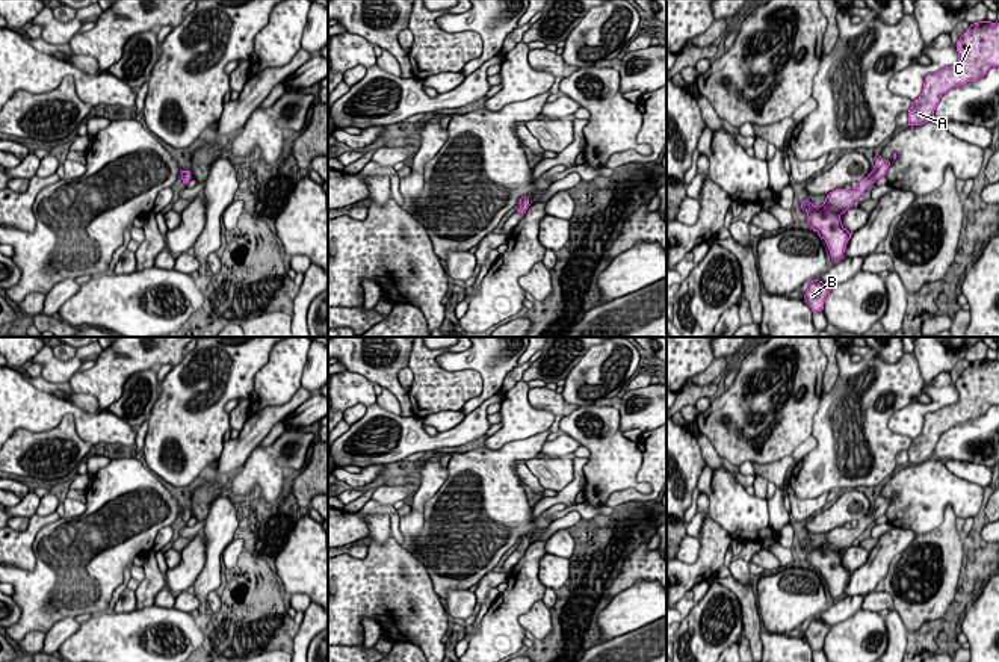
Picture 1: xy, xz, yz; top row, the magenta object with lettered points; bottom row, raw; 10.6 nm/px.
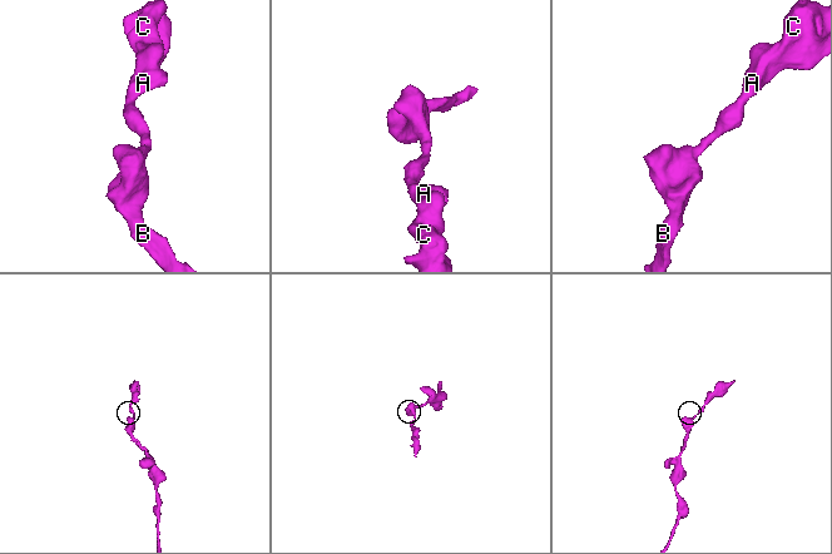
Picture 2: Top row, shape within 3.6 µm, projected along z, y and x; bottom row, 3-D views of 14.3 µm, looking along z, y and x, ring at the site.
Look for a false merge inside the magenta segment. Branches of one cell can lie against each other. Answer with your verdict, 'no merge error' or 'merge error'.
no merge error

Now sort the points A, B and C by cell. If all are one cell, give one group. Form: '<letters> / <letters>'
A B C

